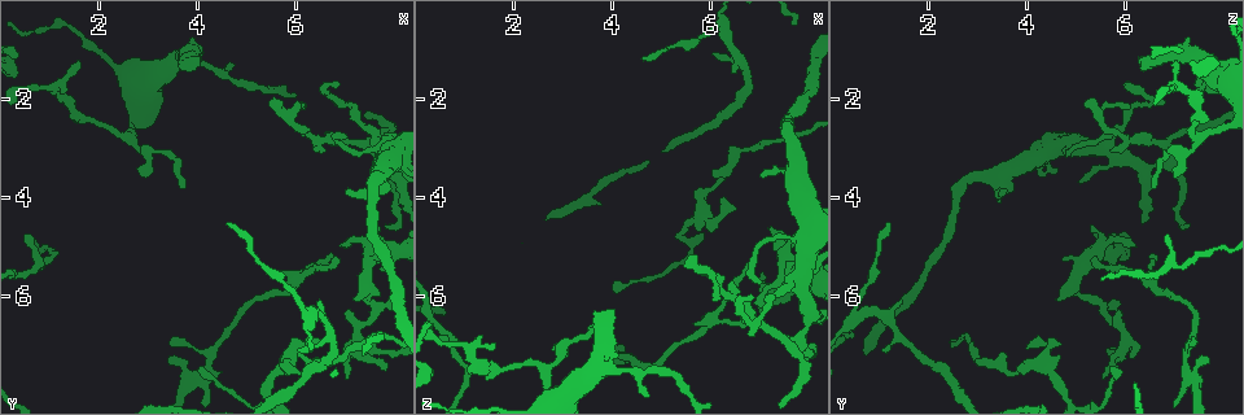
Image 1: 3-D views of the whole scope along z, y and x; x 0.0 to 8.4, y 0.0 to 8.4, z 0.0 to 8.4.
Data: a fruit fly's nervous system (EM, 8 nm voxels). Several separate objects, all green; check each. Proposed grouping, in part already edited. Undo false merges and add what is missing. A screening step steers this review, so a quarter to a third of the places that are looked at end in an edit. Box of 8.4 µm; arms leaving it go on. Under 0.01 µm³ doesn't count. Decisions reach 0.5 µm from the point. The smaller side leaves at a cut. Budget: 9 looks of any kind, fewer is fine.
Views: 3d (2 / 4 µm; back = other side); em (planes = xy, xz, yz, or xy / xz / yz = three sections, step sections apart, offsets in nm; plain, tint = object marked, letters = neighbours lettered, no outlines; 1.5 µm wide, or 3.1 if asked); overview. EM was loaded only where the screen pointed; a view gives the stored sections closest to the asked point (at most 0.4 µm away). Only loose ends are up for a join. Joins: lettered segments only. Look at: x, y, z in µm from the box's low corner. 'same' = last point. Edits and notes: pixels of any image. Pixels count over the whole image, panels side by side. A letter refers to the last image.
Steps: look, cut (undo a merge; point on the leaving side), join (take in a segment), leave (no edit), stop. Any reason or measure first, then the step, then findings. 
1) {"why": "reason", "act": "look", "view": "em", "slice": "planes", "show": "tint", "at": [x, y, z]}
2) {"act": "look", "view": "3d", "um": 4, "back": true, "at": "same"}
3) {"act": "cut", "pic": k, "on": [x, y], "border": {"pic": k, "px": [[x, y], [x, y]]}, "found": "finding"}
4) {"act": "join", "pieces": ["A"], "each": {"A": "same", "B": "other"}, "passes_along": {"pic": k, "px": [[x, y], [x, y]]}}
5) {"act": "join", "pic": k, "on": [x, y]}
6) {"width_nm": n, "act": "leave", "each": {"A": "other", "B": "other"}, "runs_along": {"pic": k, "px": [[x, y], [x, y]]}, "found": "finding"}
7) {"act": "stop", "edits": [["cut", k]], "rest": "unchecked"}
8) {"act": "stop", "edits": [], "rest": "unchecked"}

{"why": "branch stops here", "act": "look", "view": "em", "slice": "xz", "step": 4, "show": "plain", "at": [7.85, 4.55, 7.20]}

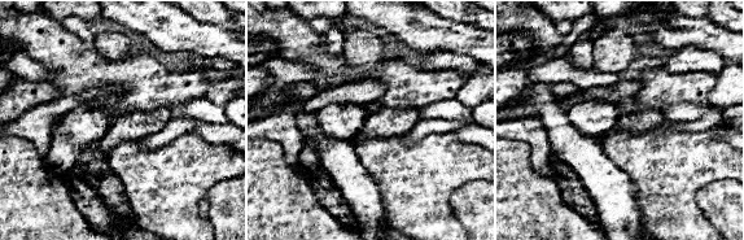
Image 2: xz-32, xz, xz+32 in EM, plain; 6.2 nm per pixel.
{"why": "see the neighbours", "act": "look", "view": "em", "slice": "xz", "step": 4, "show": "letters", "at": "same"}

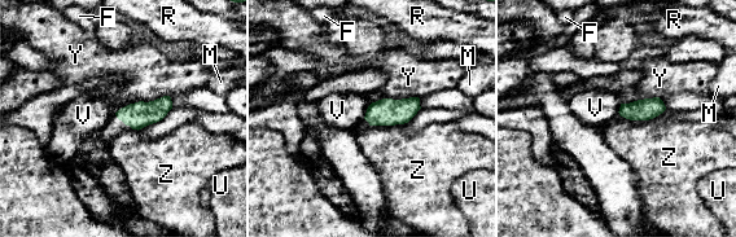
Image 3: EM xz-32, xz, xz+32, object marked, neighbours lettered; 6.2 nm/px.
{"width_nm": 130, "act": "leave", "each": {"F": "other", "M": "other", "R": "other", "U": "other", "V": "other", "Y": "other", "Z": "other"}, "border": {"pic": 3, "px": [[170, 96], [130, 102], [114, 113]]}, "found": "none of them fits"}

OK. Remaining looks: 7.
{"why": "end of a long branch", "act": "look", "view": "3d", "um": 2, "at": [4.10, 7.45, 5.65]}

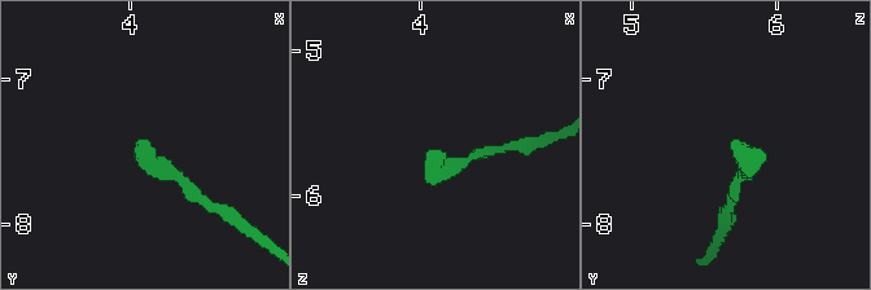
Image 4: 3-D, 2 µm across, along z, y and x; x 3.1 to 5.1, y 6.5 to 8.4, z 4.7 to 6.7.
{"act": "look", "view": "em", "slice": "yz", "step": 4, "show": "letters", "at": [4.04, 7.40, 5.70]}

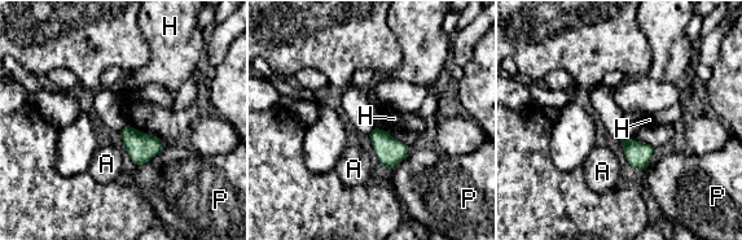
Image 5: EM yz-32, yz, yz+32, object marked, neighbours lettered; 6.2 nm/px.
{"why": "another direction", "act": "look", "view": "em", "slice": "planes", "show": "letters", "at": "same"}

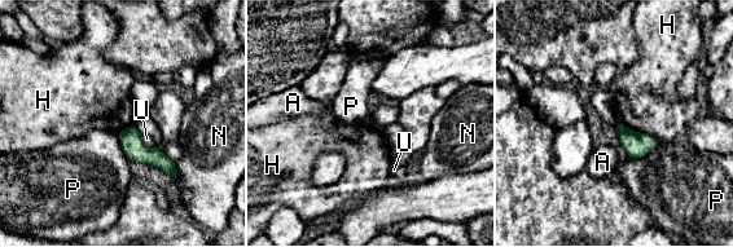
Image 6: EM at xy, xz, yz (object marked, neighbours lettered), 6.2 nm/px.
{"longest_contact_nm": ["H", 260], "act": "leave", "each": {"A": "other", "H": "other", "N": "other", "P": "other", "U": "other"}, "border": {"pic": 6, "px": [[620, 122], [658, 141]]}, "found": "none of them fits"}

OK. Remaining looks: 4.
{"why": "tapers out", "act": "look", "view": "em", "slice": "planes", "show": "letters", "at": [7.85, 7.45, 5.80]}

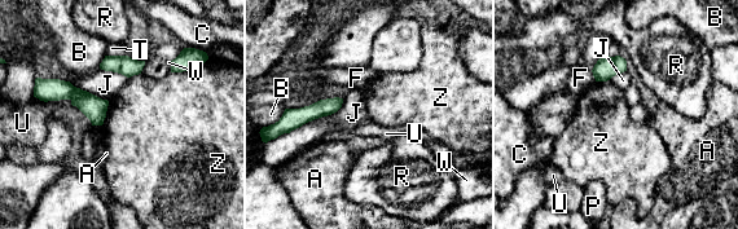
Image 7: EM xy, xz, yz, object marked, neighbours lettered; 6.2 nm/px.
{"act": "leave", "each": {"A": "other", "B": "other", "C": "other", "F": "other", "J": "other", "P": "other", "R": "other", "T": "other", "U": "other", "W": "other", "Z": "other"}, "border": {"pic": 7, "px": [[109, 101], [106, 117], [101, 124]]}, "found": "none of them fits"}

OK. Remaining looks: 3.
{"why": "an open end", "act": "look", "view": "em", "slice": "yz", "step": 4, "show": "tint", "at": [4.60, 4.60, 1.20]}

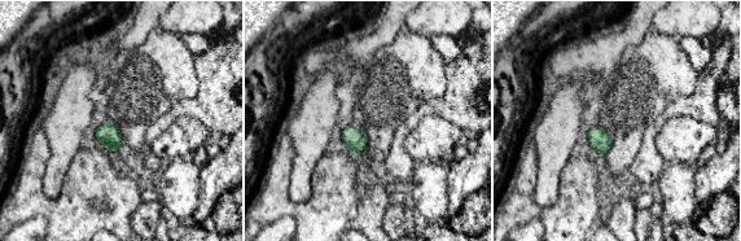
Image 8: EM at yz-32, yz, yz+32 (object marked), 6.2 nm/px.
{"why": "another direction", "act": "look", "view": "em", "slice": "planes", "show": "letters", "at": "same"}

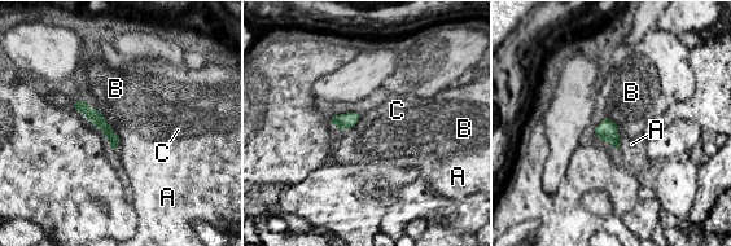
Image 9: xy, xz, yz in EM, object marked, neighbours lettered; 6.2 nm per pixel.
{"longest_contact_nm": ["B", 170], "act": "leave", "each": {"A": "other", "B": "other", "C": "other"}, "runs_along": {"pic": 9, "px": [[79, 104], [106, 128], [114, 144]]}, "found": "no lettered segment goes on from it"}

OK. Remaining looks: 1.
{"act": "stop", "edits": [], "rest": "unchecked"}

